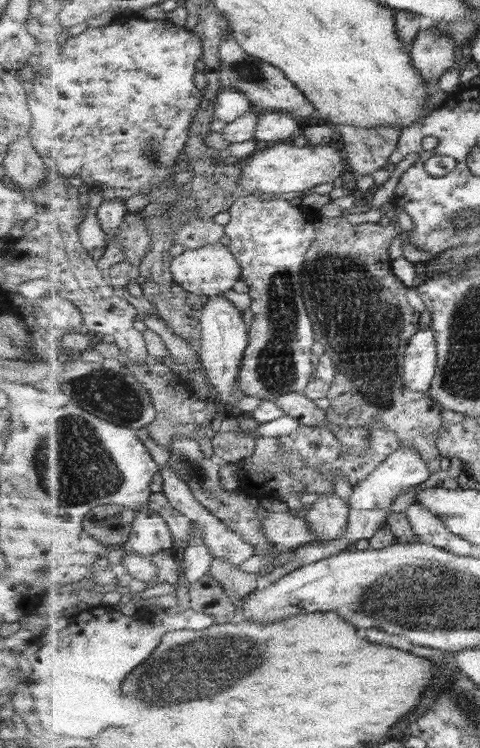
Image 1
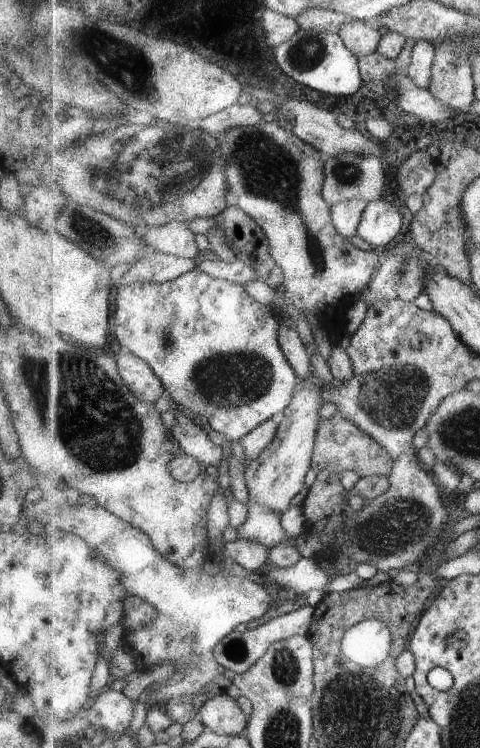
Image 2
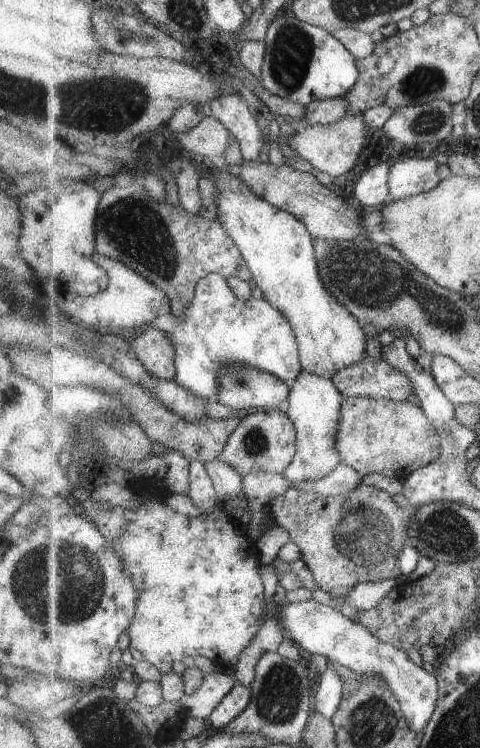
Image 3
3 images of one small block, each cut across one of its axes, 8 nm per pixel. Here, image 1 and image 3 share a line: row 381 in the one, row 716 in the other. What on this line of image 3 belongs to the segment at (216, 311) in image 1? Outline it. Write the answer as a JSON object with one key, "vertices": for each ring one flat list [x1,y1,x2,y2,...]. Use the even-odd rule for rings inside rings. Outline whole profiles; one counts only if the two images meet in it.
{"vertices":[[237,684,233,690,223,698,223,702,213,710,213,714,207,719,210,725,223,731,251,704,251,687]]}

